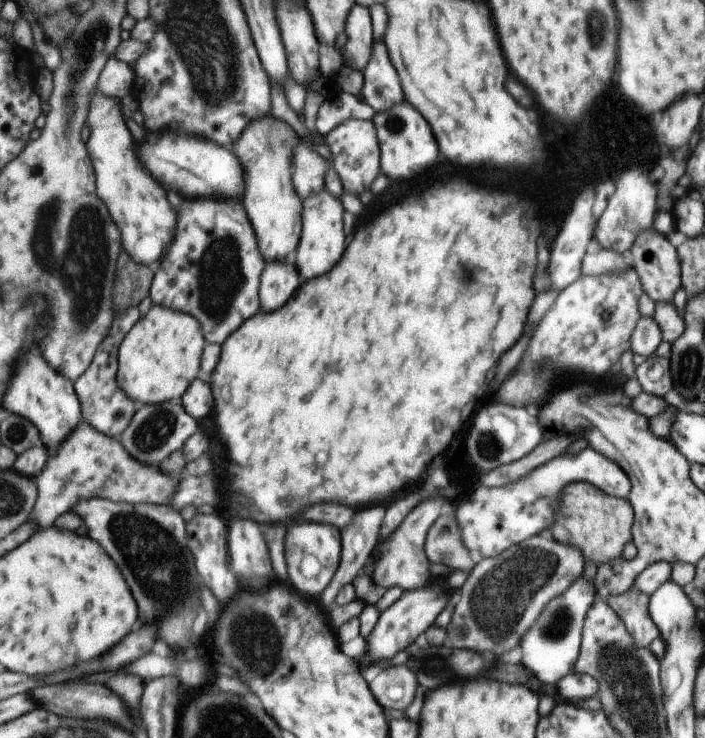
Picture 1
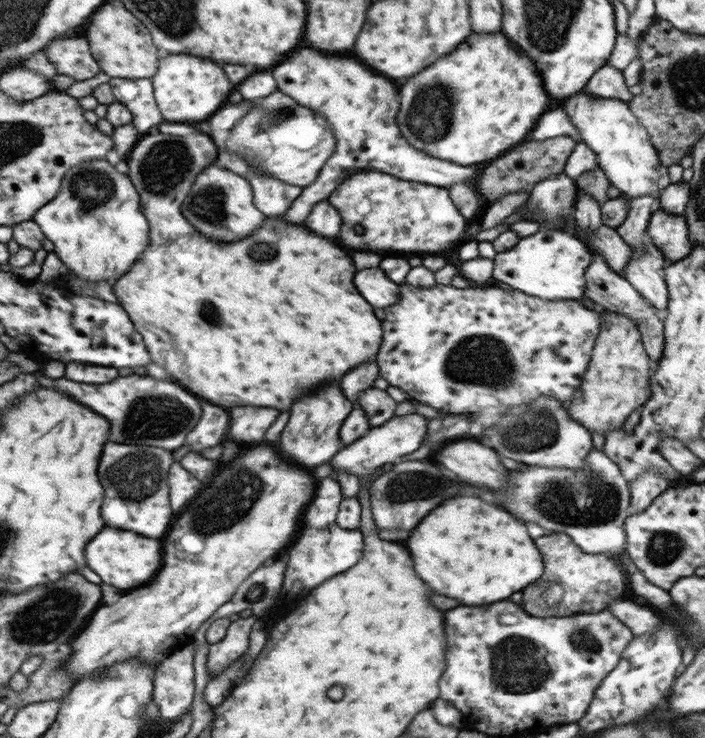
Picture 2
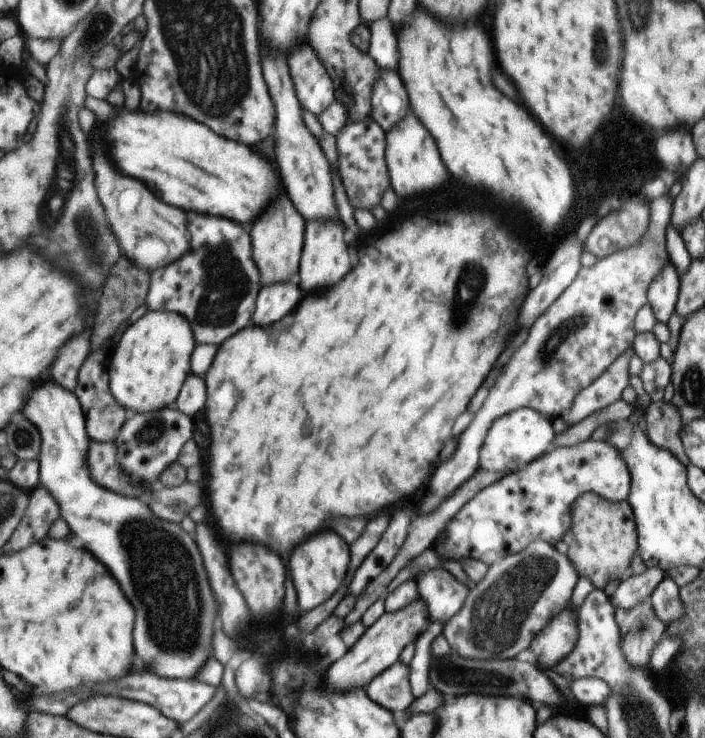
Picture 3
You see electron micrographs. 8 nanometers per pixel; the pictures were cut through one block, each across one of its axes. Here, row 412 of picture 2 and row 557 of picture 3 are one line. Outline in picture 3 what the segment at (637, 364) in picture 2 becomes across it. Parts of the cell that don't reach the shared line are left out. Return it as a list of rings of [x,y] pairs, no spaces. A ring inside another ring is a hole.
[[[586,493],[573,506],[573,526],[562,541],[568,545],[567,558],[572,560],[580,575],[588,578],[596,589],[605,591],[609,584],[621,582],[631,573],[632,556],[639,552],[640,538],[632,504],[628,501],[610,502],[598,494]]]

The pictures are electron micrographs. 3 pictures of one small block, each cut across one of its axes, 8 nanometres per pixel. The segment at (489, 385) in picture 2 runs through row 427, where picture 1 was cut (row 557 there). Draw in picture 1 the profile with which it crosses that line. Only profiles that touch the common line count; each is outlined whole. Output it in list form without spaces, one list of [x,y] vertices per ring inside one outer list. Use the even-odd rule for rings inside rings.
[[[586,448],[578,454],[564,454],[536,467],[514,484],[499,487],[480,485],[478,490],[459,500],[452,511],[464,546],[470,552],[480,552],[482,558],[492,558],[549,529],[556,521],[558,502],[566,486],[574,482],[590,482],[606,494],[623,499],[629,498],[633,488],[624,470],[594,448]]]

